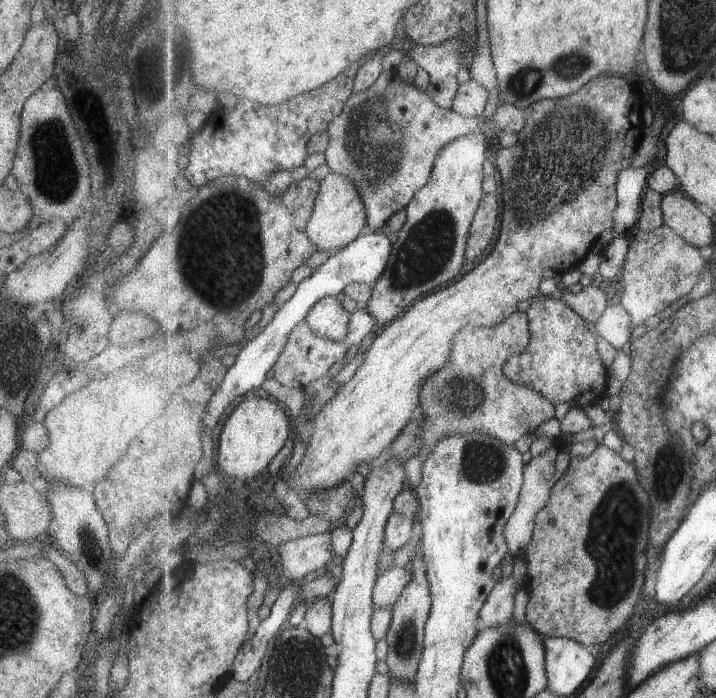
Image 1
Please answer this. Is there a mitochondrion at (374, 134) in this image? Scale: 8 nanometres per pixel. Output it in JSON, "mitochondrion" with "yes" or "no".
{"mitochondrion":"yes"}

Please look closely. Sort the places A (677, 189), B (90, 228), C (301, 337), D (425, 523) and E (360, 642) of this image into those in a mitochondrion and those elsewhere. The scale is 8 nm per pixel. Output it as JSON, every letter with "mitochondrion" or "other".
{"A":"other","B":"other","C":"other","D":"other","E":"other"}

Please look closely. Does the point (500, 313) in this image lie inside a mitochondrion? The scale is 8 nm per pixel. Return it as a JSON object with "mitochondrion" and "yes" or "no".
{"mitochondrion":"no"}

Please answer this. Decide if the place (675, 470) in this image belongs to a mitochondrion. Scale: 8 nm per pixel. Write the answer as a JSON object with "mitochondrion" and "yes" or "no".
{"mitochondrion":"yes"}

